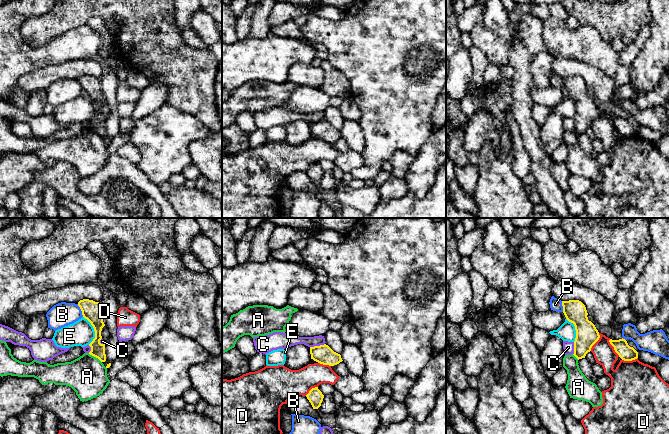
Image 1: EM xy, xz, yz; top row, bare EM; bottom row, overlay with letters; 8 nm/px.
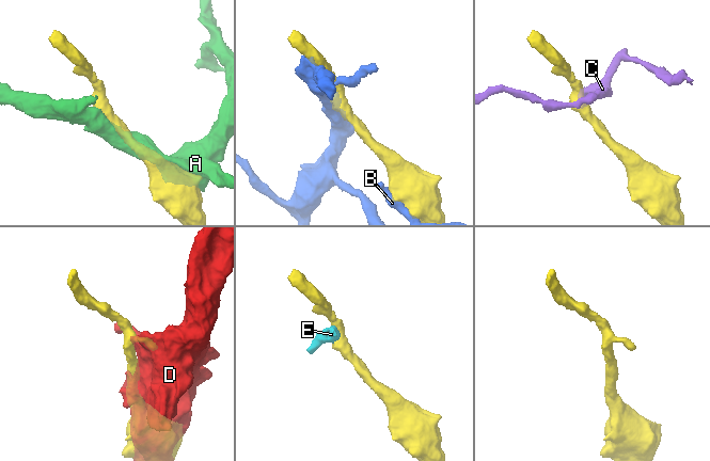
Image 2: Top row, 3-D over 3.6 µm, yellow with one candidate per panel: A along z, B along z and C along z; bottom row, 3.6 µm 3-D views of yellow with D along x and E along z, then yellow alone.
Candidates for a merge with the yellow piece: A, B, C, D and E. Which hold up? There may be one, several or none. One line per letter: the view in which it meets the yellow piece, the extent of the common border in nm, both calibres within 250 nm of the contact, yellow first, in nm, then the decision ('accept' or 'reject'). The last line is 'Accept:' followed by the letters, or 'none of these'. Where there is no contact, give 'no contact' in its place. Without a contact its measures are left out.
A: xy | 130 nm | 110/320 nm | reject
B: xy | 120 nm | 160/190 nm | reject
C: xz | 120 nm | 160/110 nm | reject
D: yz | 160 nm | 180/170 nm | reject
E: xy | 240 nm | 160/200 nm | reject
Accept: none of these

